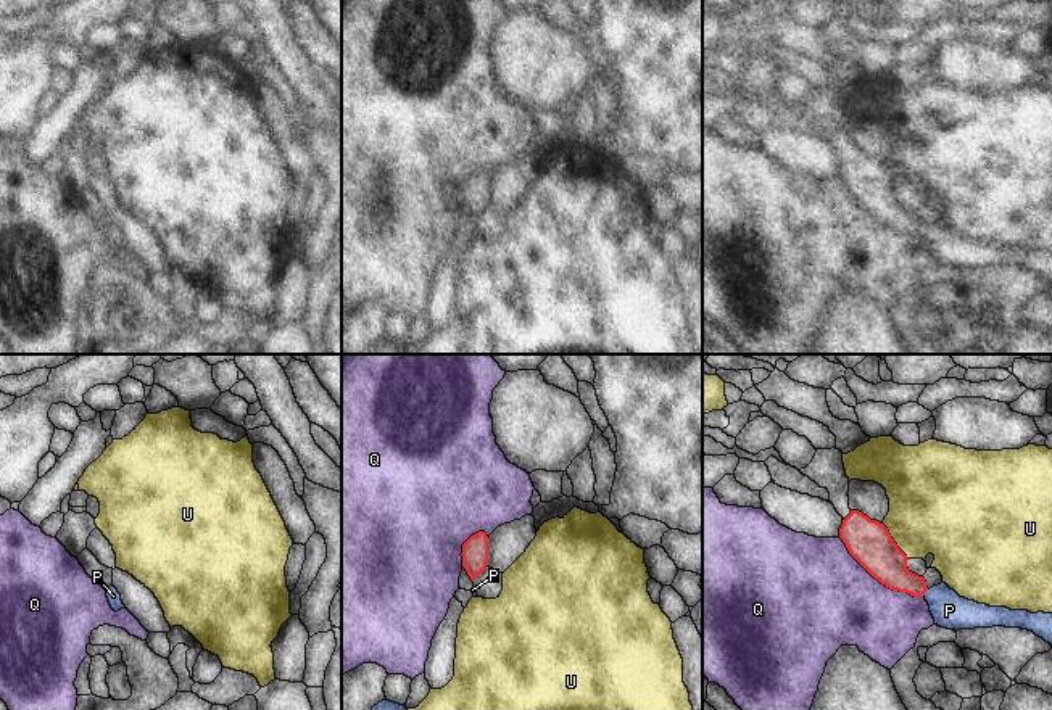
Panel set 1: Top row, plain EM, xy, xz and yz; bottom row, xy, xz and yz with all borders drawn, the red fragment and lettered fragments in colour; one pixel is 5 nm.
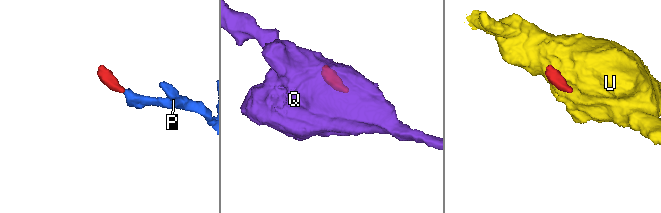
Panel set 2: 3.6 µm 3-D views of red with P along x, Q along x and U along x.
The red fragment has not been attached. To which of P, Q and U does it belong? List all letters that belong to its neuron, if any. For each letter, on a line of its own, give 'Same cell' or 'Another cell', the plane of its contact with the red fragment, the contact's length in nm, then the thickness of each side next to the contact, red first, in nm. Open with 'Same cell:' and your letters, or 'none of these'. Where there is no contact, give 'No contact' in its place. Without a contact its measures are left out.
Same cell: P
P: Same cell. Touches red in yz. Shared border 50 nm. Thickness 190 nm (red) against 180 nm
Q: Another cell. Touches red in yz. Shared border 500 nm. Thickness 220 nm (red) against 460 nm
U: Another cell. Touches red in yz. Shared border 220 nm. Thickness 220 nm (red) against 440 nm.

